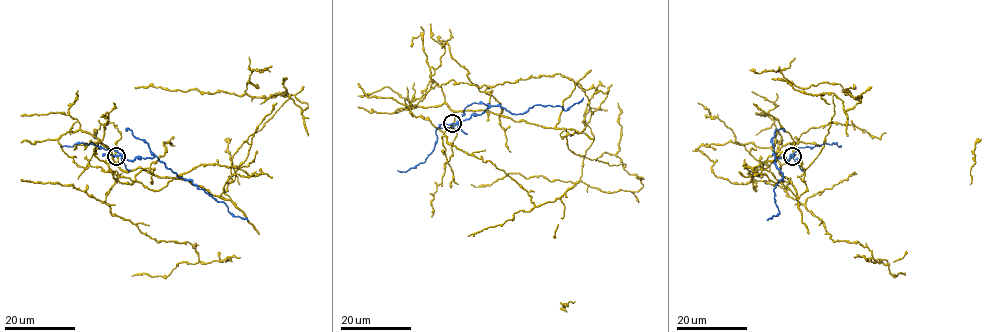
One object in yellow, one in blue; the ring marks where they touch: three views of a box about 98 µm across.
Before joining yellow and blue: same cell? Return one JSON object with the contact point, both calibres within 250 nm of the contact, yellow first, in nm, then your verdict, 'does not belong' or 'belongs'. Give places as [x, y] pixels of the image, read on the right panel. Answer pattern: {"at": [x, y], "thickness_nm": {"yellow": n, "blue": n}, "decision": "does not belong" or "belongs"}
{"at": [792, 156], "thickness_nm": {"yellow": 240, "blue": 280}, "decision": "does not belong"}

